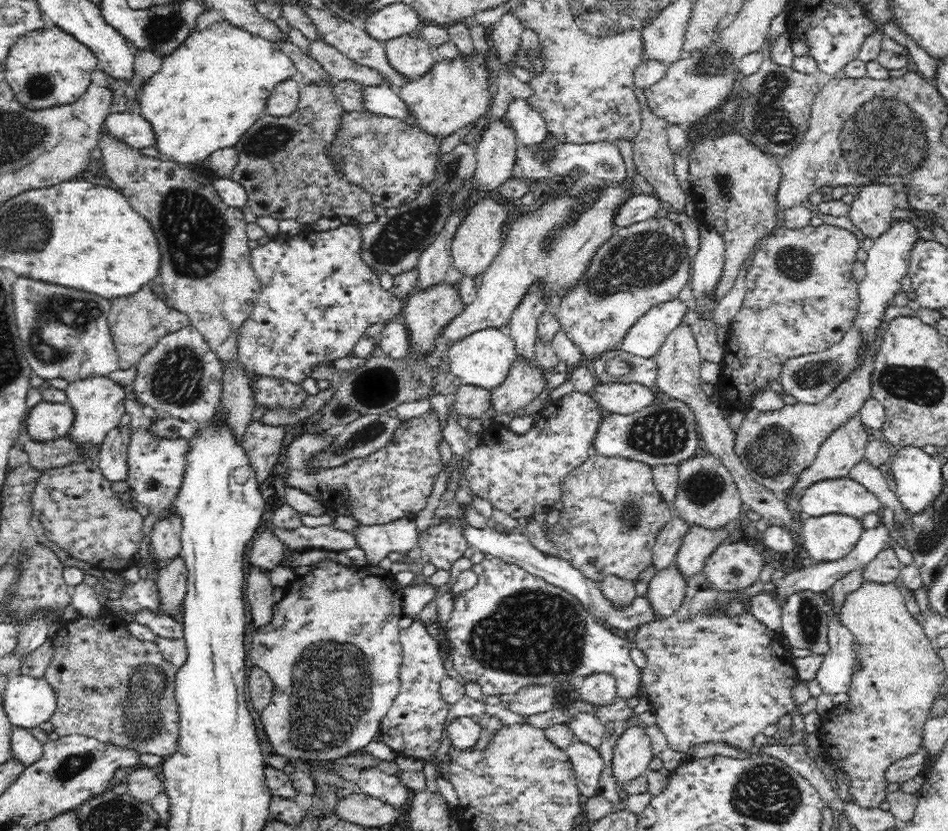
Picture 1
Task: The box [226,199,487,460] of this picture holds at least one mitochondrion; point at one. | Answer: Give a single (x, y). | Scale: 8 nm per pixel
(374, 387)

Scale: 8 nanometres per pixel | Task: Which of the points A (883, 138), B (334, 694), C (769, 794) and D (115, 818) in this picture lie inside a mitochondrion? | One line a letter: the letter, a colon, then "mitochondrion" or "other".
A: mitochondrion
B: mitochondrion
C: mitochondrion
D: mitochondrion

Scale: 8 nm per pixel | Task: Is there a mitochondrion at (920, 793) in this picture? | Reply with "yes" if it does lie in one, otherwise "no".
no

